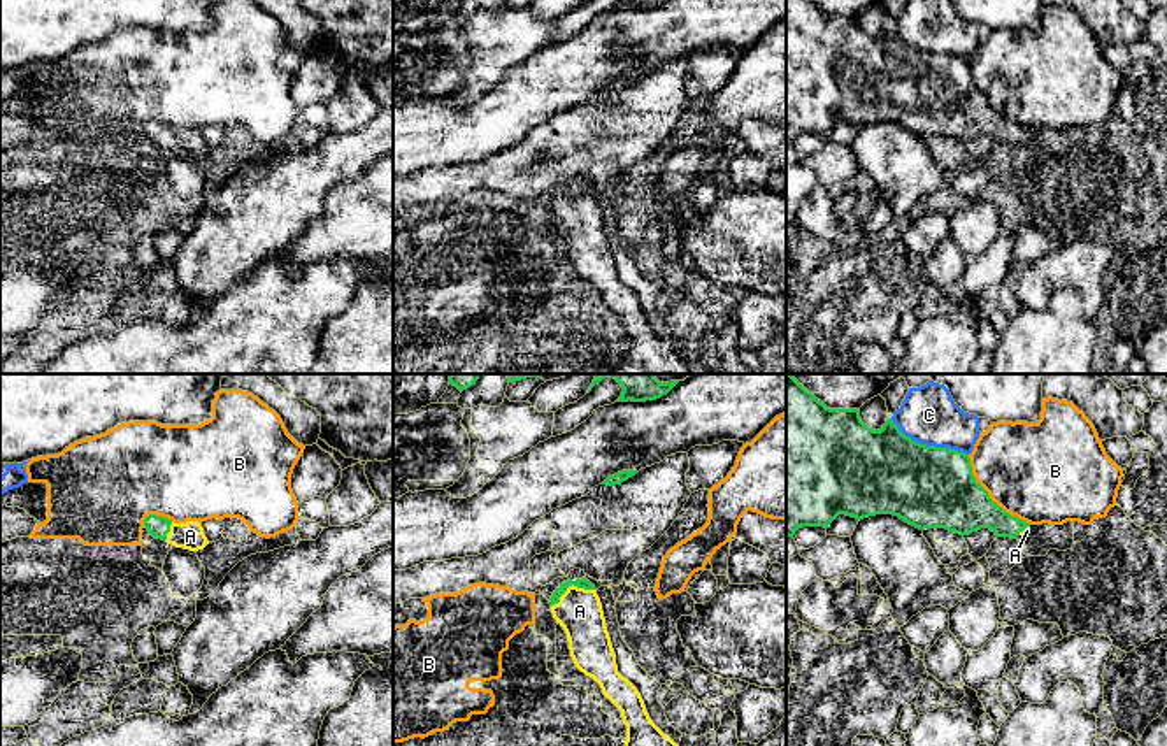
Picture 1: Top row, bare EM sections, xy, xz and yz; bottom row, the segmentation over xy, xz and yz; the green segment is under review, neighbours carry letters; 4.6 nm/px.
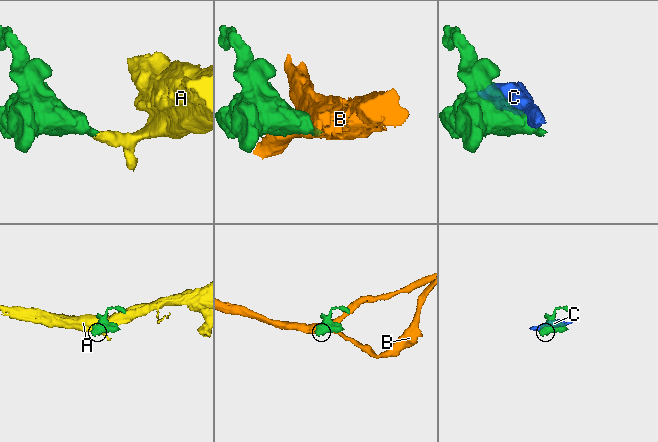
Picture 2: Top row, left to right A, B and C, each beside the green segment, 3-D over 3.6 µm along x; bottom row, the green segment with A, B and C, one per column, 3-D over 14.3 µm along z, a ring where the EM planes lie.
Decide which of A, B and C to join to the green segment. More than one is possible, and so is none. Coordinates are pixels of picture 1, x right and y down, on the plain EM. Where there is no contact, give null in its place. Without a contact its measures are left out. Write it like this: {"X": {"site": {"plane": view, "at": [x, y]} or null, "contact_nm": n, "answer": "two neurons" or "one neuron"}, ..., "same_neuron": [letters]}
{"A": {"site": {"plane": "xz", "at": [571, 192]}, "contact_nm": 220, "answer": "one neuron"}, "B": {"site": {"plane": "yz", "at": [988, 104]}, "contact_nm": 440, "answer": "two neurons"}, "C": {"site": {"plane": "yz", "at": [929, 53]}, "contact_nm": 400, "answer": "two neurons"}, "same_neuron": ["A"]}

